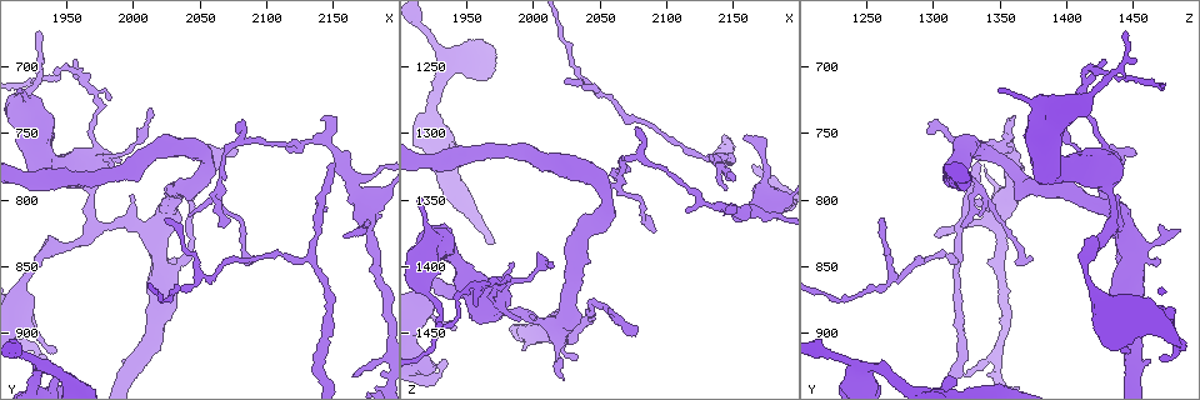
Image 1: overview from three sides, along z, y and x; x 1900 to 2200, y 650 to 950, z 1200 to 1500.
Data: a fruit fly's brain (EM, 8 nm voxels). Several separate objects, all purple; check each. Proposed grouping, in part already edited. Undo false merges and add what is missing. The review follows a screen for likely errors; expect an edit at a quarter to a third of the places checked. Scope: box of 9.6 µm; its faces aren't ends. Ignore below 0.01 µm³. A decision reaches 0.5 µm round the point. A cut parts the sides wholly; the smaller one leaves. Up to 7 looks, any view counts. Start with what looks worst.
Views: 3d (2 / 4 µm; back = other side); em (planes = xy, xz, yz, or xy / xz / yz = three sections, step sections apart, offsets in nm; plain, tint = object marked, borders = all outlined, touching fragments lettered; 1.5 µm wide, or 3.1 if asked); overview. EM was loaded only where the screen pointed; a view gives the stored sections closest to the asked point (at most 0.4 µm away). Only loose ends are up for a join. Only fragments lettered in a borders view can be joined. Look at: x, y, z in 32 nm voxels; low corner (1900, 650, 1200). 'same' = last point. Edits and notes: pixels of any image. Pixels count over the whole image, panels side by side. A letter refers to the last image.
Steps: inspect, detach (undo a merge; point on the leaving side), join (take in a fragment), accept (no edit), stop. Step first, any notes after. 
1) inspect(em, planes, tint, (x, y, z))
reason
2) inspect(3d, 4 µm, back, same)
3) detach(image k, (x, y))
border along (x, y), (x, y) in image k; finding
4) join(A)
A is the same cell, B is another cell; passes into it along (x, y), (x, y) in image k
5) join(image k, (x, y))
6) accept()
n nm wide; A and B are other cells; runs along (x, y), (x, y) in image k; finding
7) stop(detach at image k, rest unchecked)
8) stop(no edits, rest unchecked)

inspect(em, planes, borders, (2076, 762, 1448))

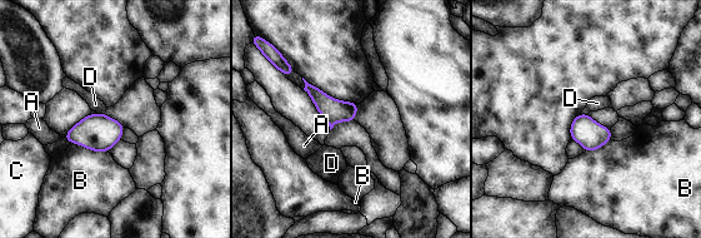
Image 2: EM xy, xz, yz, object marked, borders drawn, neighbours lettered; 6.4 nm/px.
accept()
A, B, C and D are other cells; border along (98, 113), (104, 114) in image 2; no lettered fragment goes on from it

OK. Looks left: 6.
inspect(3d, 2 µm, (2144, 808, 1344))
tapers out

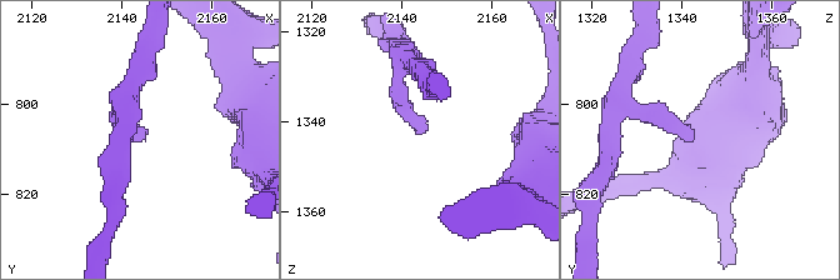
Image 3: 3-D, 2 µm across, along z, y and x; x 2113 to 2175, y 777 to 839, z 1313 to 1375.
inspect(em, planes, borders, (2144, 807, 1343))
need the tissue

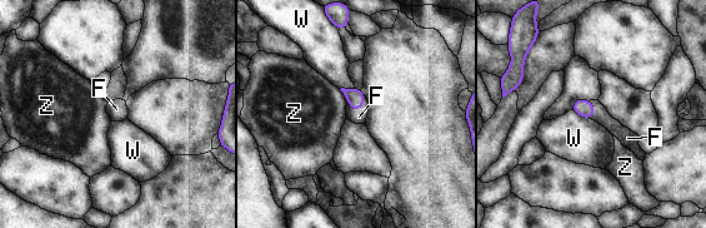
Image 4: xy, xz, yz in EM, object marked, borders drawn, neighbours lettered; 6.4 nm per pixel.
join(F)
110 nm wide; F is the same cell, W and Z are other cells; the neuron continues

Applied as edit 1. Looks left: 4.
inspect(3d, 4 µm, (2078, 750, 1294))
tapers out

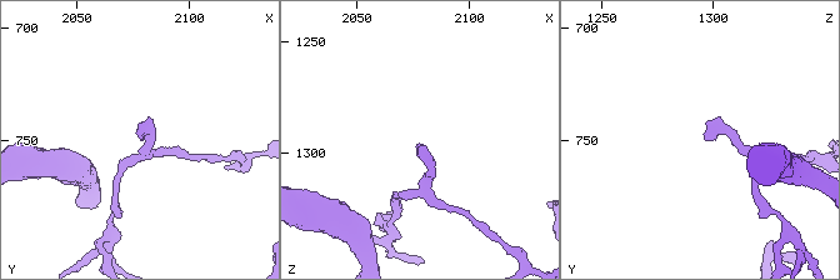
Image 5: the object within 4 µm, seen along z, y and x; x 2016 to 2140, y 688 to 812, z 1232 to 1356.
inspect(em, planes, plain, (2078, 749, 1294))
shape alone is not enough

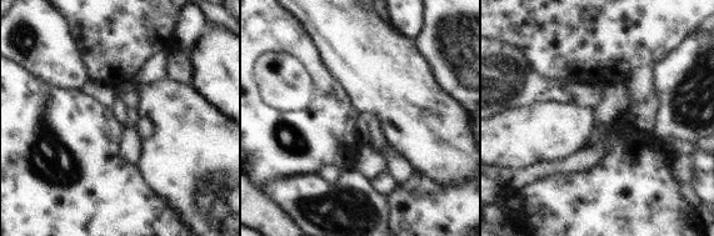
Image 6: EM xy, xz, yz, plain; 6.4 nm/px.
inspect(em, planes, borders, same)
what lies round it

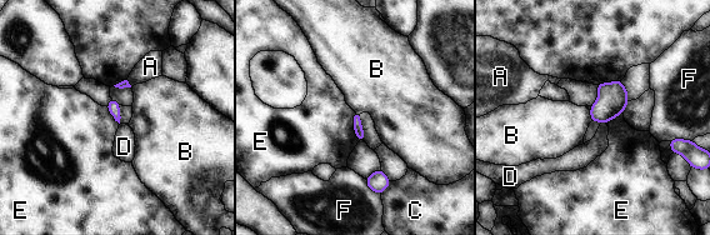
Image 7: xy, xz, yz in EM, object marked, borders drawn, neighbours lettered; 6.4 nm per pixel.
accept()
A, B, C, D, E and F are other cells; no lettered fragment goes on from it

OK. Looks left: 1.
stop(join at image 4, rest unchecked)

